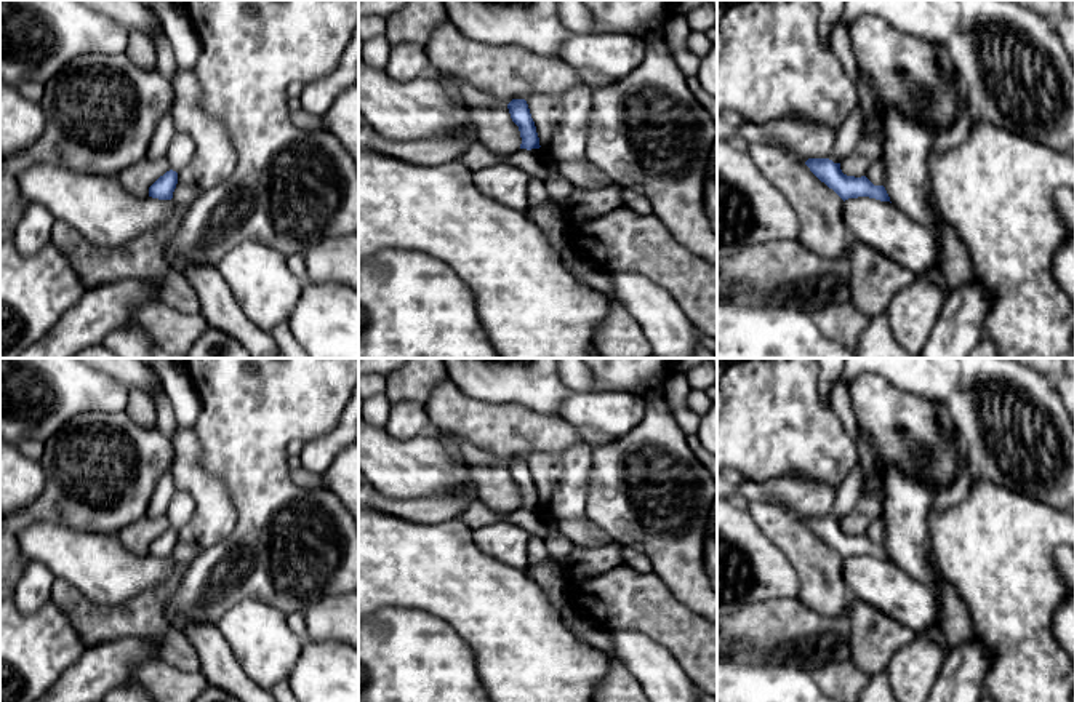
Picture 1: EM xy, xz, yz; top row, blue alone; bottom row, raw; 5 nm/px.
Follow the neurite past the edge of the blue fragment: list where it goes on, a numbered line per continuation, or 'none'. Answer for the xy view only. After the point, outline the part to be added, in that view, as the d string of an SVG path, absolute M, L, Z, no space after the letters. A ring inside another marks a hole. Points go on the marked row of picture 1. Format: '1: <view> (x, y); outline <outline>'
none

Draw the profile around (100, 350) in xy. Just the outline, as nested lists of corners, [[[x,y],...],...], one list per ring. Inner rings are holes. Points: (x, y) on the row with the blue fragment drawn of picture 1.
[[[99,344],[99,345],[91,345],[88,349],[83,349],[72,358],[118,358],[118,357],[112,350]]]

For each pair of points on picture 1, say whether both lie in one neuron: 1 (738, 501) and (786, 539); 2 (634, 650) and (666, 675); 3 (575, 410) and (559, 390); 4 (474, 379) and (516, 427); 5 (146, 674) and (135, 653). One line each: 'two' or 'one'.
1: two
2: one
3: two
4: two
5: two

